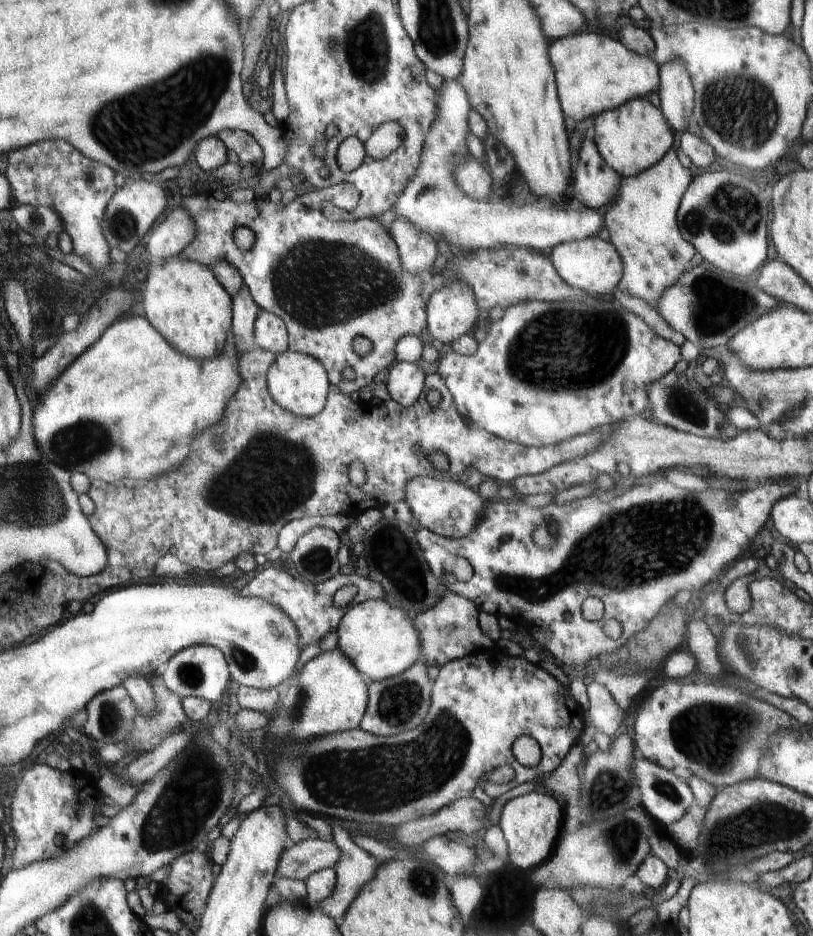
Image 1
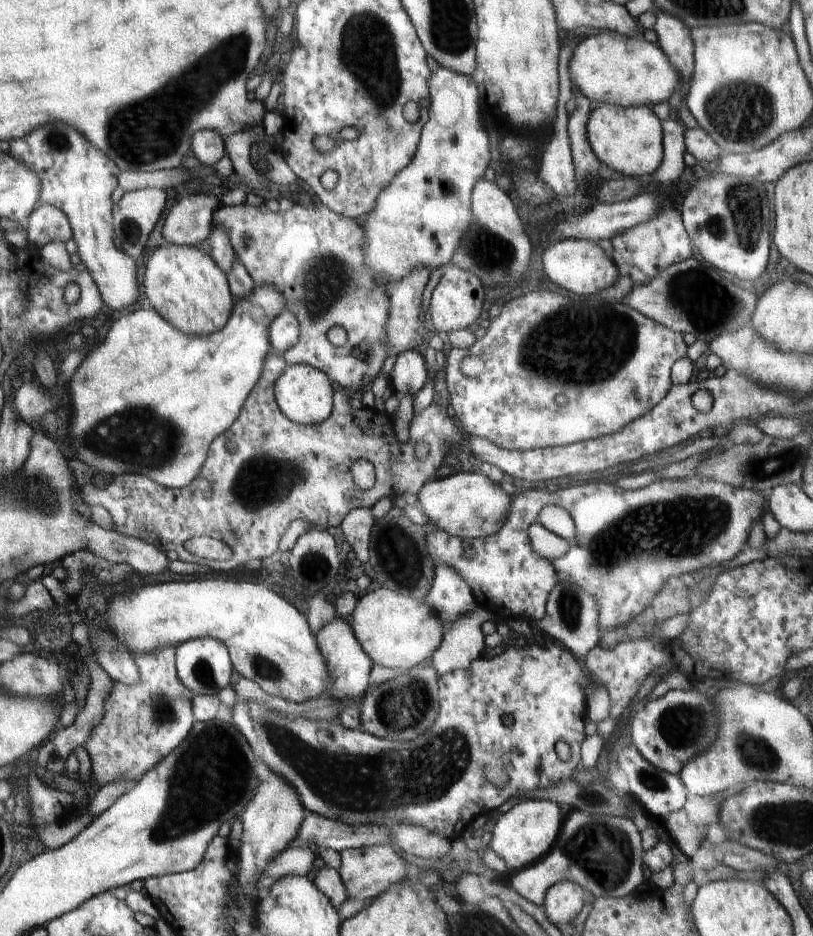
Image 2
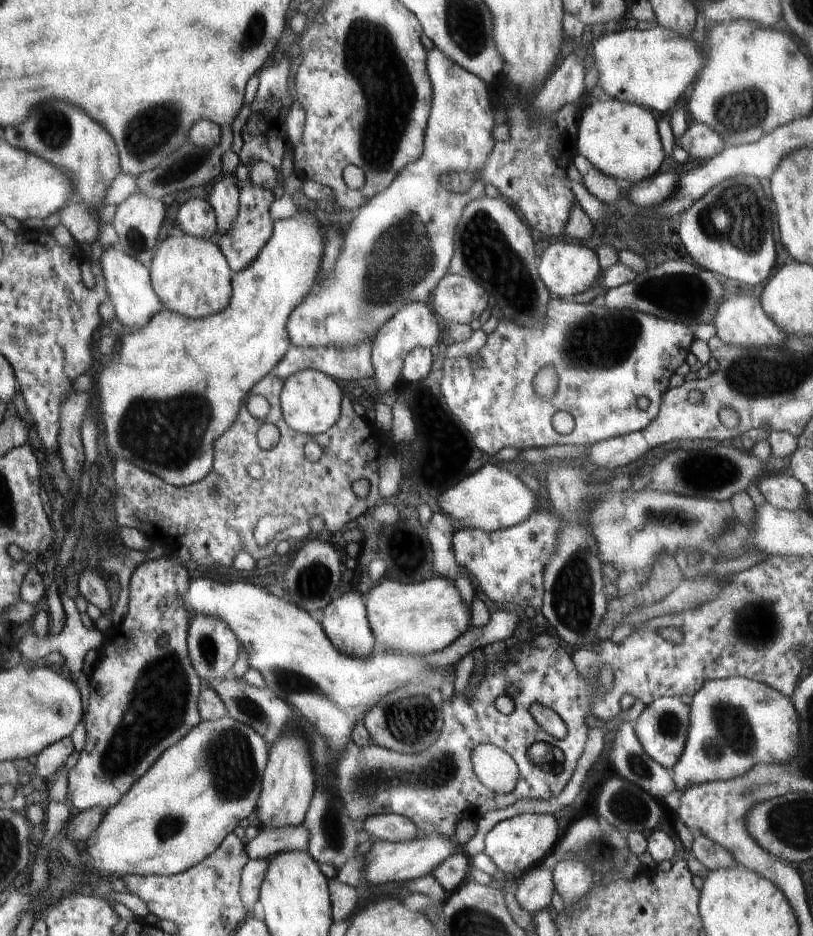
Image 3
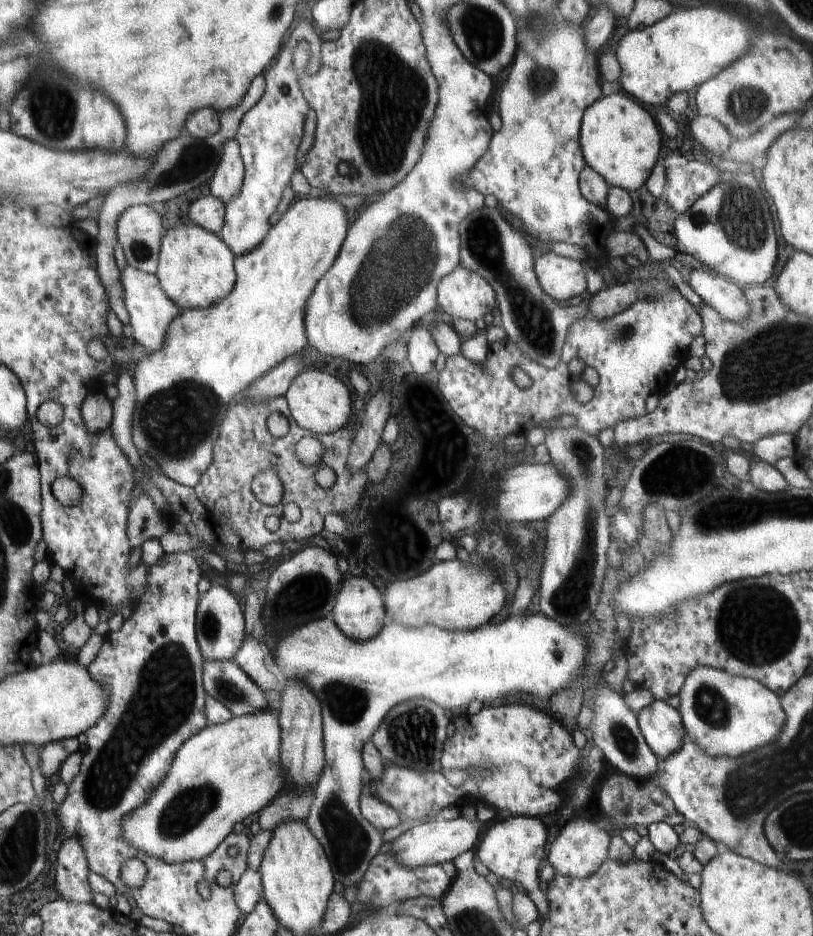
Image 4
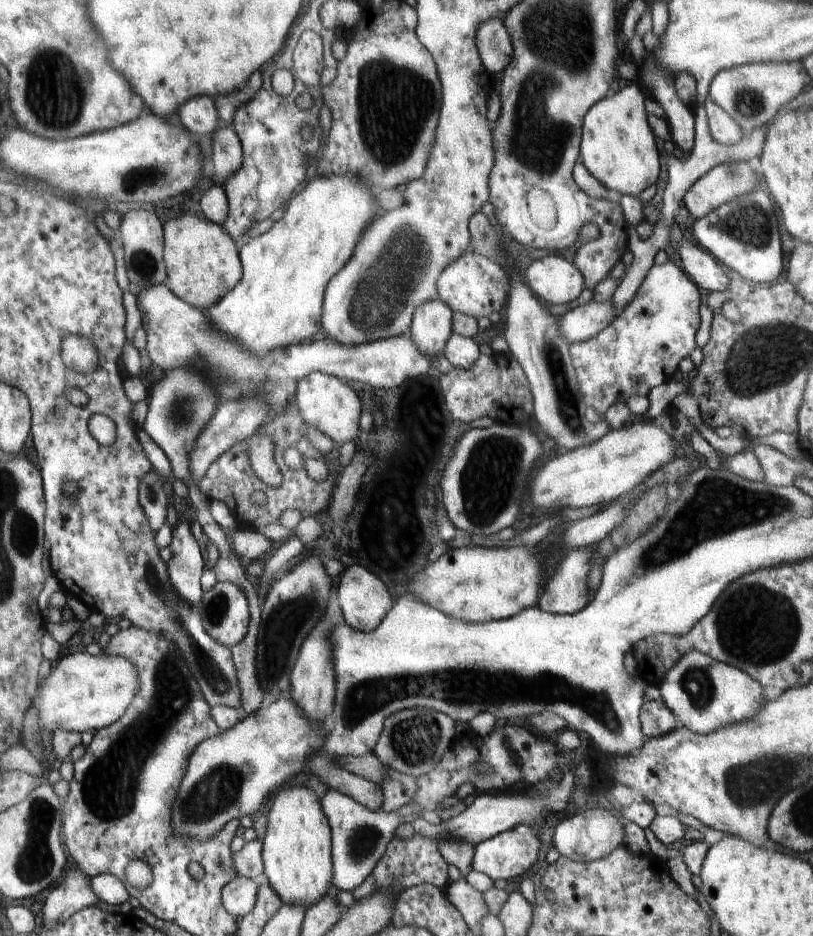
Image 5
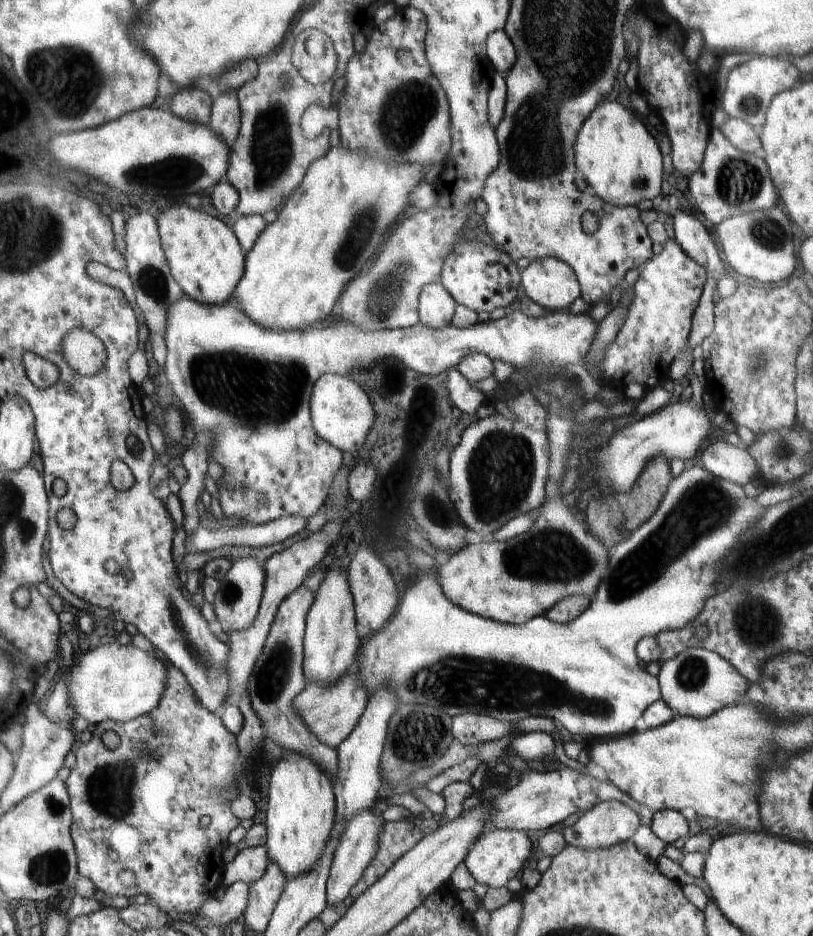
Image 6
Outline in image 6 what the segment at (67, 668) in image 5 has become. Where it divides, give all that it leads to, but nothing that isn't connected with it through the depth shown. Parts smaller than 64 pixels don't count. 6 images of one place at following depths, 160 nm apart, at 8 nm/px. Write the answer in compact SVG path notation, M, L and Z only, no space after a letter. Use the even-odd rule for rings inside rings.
M115 642L75 654L65 678L67 680L69 708L72 708L75 717L84 718L84 720L96 725L104 721L123 723L149 713L158 706L158 702L164 696L166 684L168 684L168 666L160 658L160 654L155 654L155 650L156 648L143 651L132 645L120 645Z

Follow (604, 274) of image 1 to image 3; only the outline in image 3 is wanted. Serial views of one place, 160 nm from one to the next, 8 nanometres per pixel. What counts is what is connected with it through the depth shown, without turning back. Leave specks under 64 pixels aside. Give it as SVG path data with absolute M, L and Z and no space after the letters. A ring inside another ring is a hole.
M554 242L544 250L538 270L550 292L561 299L584 292L600 280L596 252L586 248L586 244Z

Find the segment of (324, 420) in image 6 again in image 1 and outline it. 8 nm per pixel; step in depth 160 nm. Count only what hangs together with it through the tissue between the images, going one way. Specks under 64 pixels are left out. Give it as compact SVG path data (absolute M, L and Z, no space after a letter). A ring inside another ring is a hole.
M289 348L284 353L276 355L276 361L269 370L269 394L278 406L285 407L292 414L305 417L317 415L325 408L325 402L328 400L330 384L326 371L325 365L317 358Z

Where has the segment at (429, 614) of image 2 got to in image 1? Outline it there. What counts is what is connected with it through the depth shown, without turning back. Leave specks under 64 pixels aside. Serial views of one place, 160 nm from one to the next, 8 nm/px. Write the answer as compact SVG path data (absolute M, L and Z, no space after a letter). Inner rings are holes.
M382 599L365 600L356 606L350 606L348 612L342 617L341 624L338 625L338 648L356 664L360 674L364 676L366 684L378 682L390 677L396 677L416 664L421 656L421 640L418 630L414 628L407 614L392 608Z

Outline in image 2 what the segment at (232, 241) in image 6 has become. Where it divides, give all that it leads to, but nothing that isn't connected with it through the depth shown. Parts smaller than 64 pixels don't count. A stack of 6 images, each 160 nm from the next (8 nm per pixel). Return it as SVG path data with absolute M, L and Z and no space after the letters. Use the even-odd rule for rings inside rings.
M164 244L150 251L150 256L143 261L142 284L144 304L152 306L162 318L166 318L170 324L187 335L205 337L224 329L236 304L228 276L217 265L216 260L210 254L201 252L199 247Z

